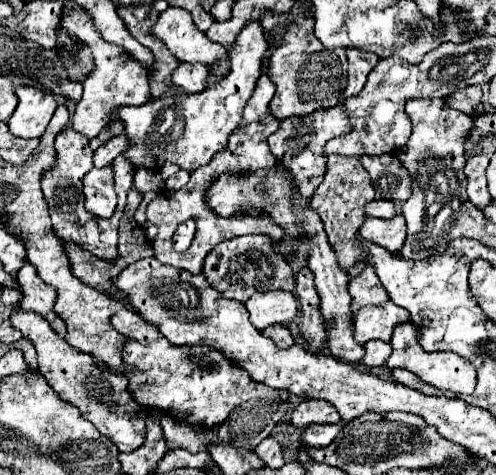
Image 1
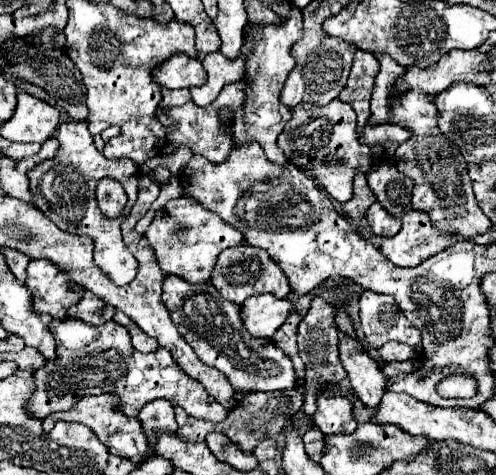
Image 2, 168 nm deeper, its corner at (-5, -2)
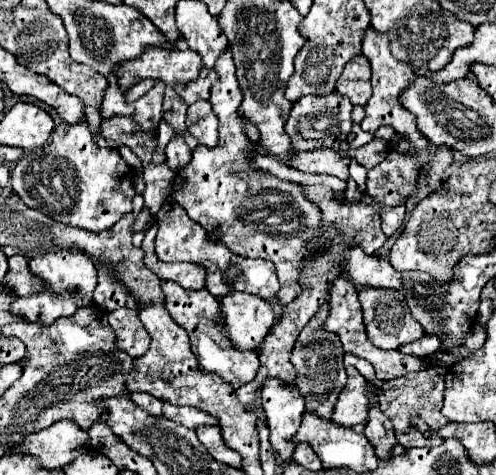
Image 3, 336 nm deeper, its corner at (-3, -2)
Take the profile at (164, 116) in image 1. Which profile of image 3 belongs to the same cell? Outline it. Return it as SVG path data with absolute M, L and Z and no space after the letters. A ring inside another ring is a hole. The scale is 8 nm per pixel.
M199 100L189 106L187 112L187 130L191 136L199 140L199 144L207 148L215 148L219 140L217 132L217 116L211 110L211 104L205 100Z

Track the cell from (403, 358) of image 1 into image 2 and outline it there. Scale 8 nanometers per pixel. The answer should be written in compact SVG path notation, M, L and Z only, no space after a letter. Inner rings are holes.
M453 374L439 382L437 392L445 398L471 398L475 394L475 386L477 386L475 378L463 376L463 374Z

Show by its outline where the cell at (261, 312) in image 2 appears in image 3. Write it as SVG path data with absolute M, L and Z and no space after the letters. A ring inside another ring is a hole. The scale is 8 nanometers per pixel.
M233 292L219 302L227 322L225 334L233 340L233 344L241 350L259 348L275 322L273 304L247 292Z

